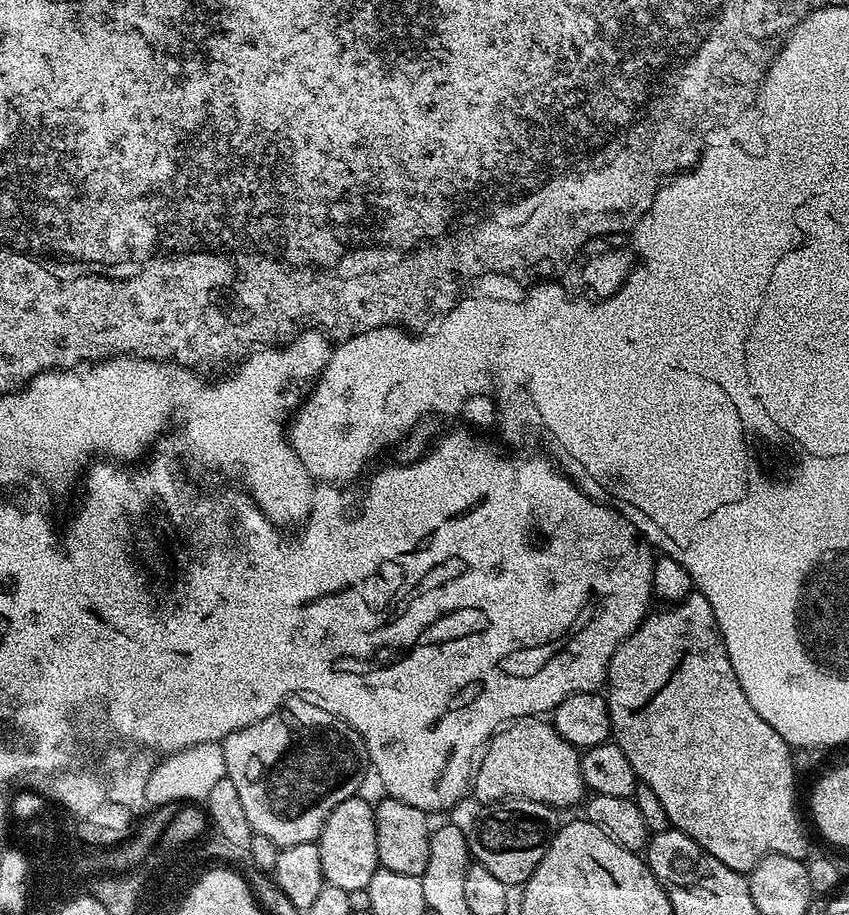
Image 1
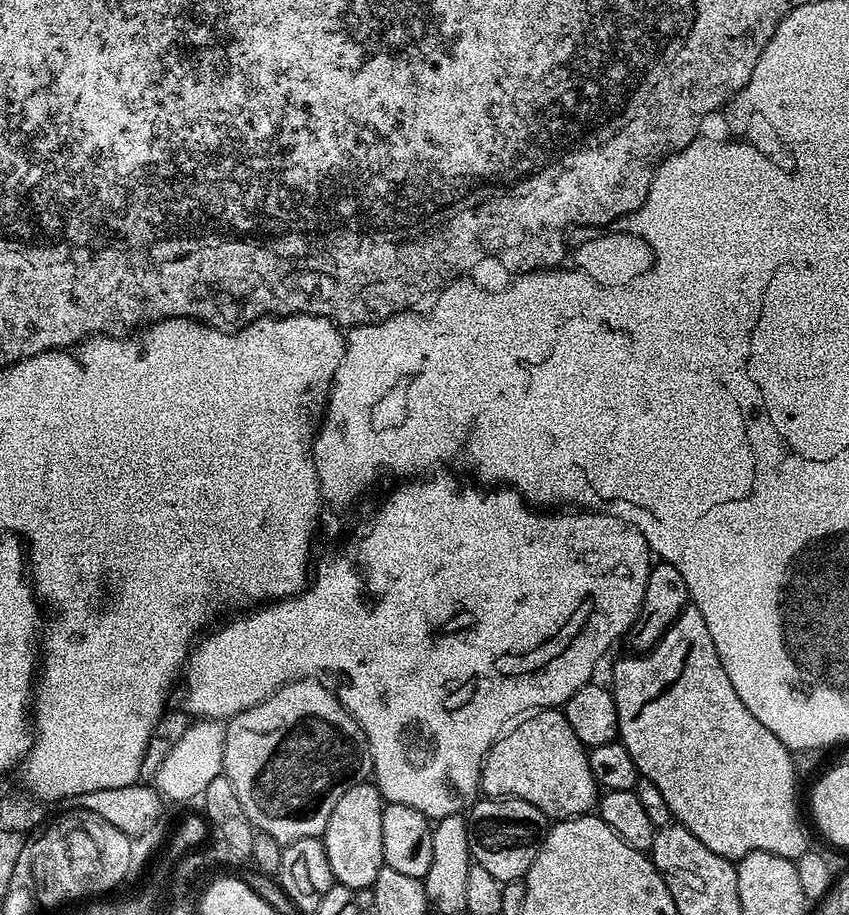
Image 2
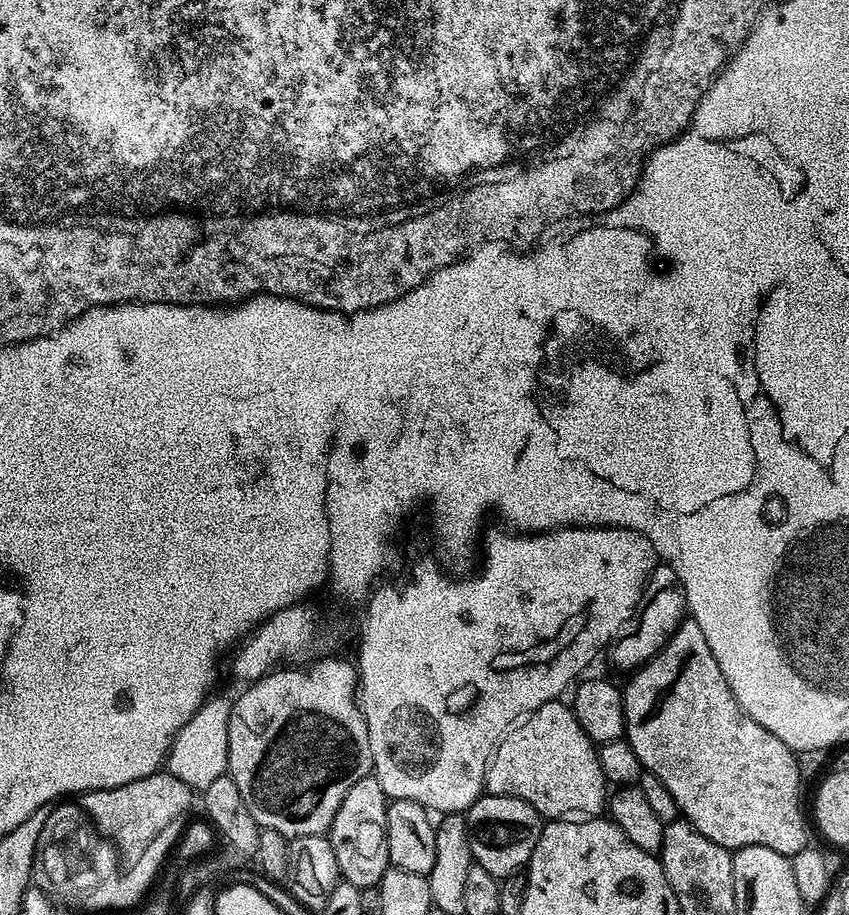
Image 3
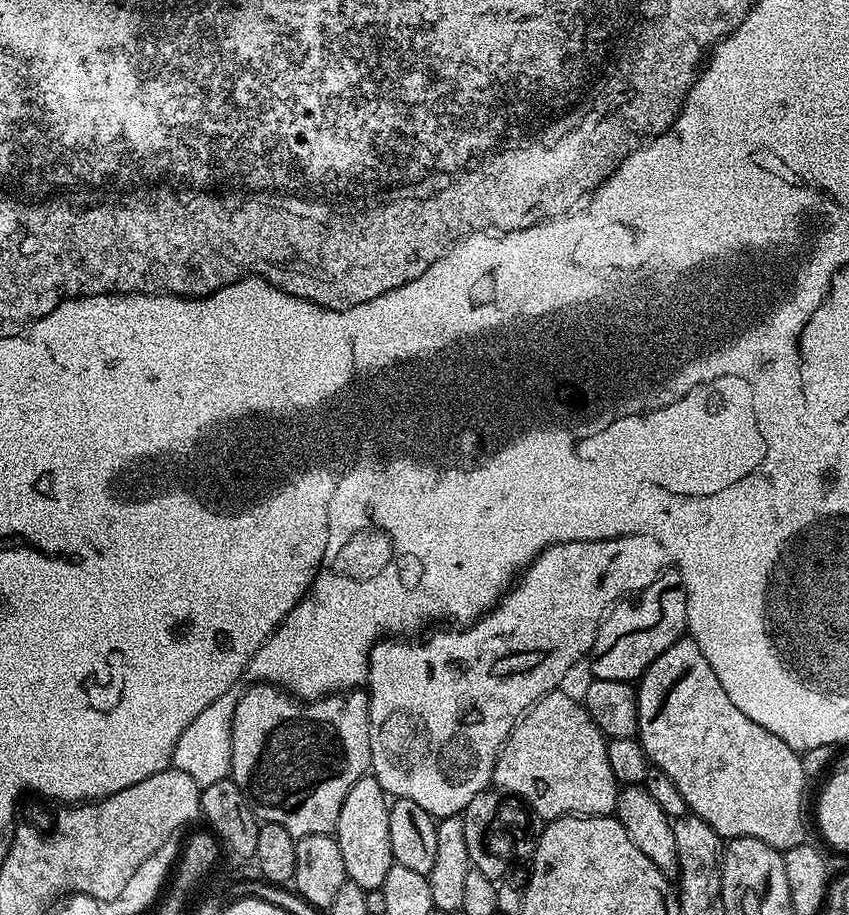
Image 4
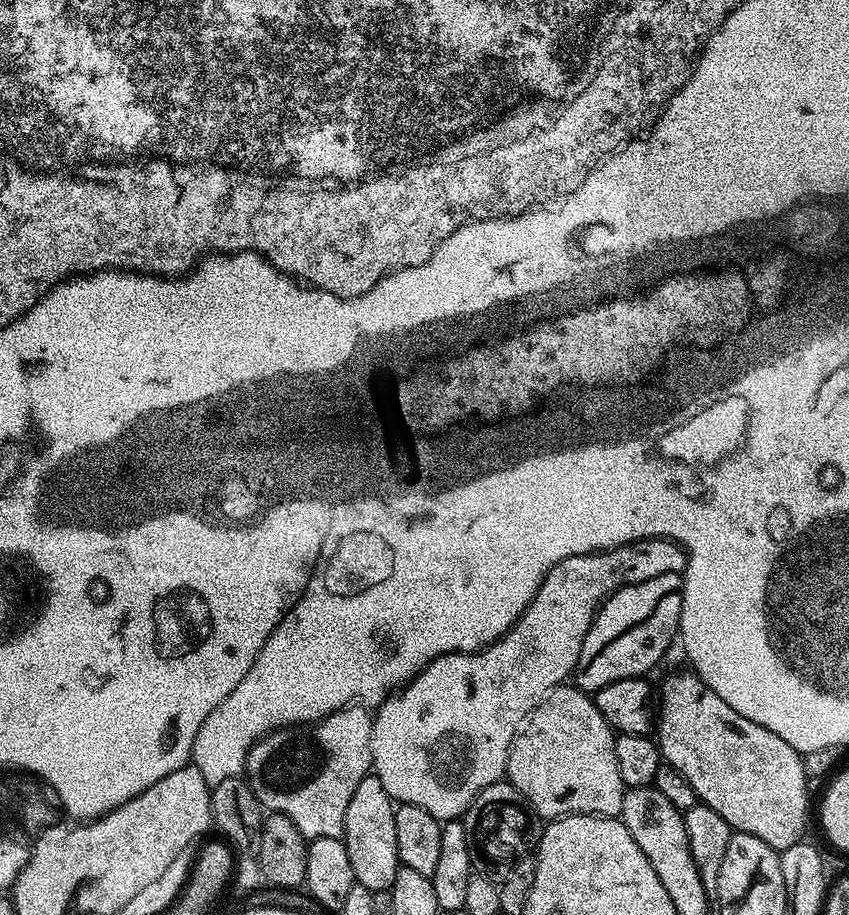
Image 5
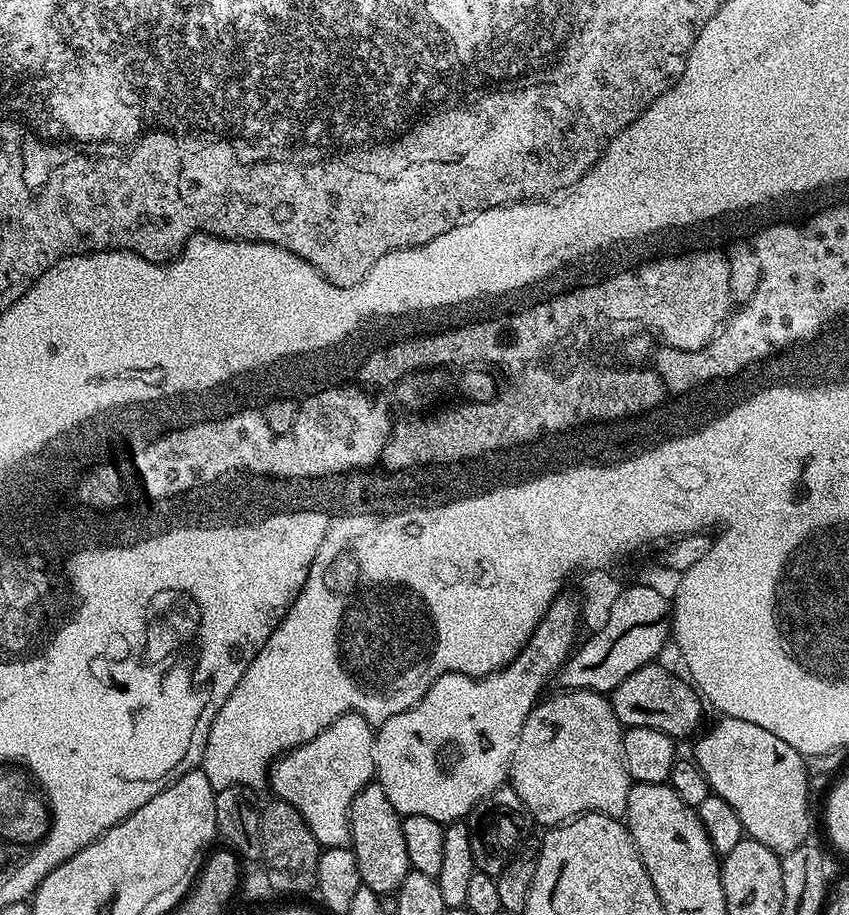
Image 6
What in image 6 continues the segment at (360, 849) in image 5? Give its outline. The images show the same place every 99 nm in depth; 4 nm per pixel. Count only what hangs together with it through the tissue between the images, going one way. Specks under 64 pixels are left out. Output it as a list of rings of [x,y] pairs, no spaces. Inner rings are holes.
[[[378,782],[368,784],[354,798],[350,806],[351,850],[358,858],[358,874],[363,887],[381,894],[395,893],[408,873],[406,841],[402,839],[402,817],[390,806],[388,792]]]

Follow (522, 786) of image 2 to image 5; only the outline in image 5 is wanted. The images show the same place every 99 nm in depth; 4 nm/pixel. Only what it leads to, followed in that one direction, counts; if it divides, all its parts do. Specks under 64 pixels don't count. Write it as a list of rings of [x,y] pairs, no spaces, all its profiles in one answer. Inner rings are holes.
[[[565,682],[541,702],[524,721],[508,751],[507,783],[513,784],[536,811],[537,817],[551,822],[561,816],[619,817],[626,785],[618,774],[618,754],[614,754],[617,733],[602,718],[595,699],[589,693]]]

